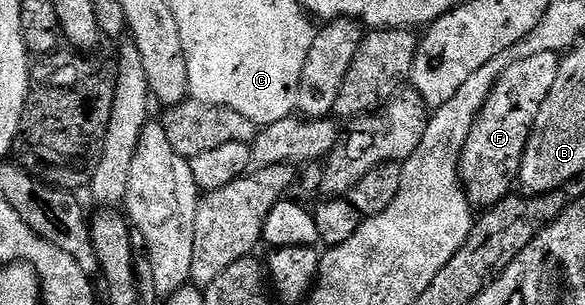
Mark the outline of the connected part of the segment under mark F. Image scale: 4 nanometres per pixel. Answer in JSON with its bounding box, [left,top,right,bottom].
[459,53,560,206]

